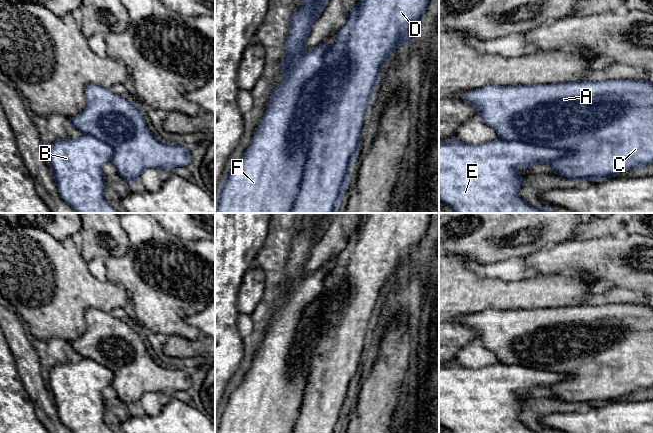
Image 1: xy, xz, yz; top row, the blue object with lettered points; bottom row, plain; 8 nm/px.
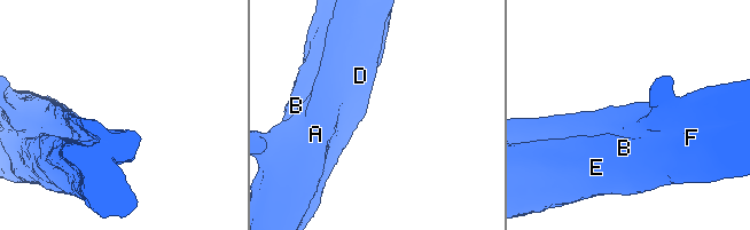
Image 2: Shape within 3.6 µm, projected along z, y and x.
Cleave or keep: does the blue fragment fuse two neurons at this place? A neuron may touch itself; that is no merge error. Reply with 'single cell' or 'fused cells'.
fused cells

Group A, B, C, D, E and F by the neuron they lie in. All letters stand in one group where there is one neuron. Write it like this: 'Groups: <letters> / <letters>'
Groups: A C D / B E F

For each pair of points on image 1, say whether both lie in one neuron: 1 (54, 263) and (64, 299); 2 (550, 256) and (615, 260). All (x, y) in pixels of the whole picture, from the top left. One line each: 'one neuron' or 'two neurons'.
1: one neuron
2: one neuron

